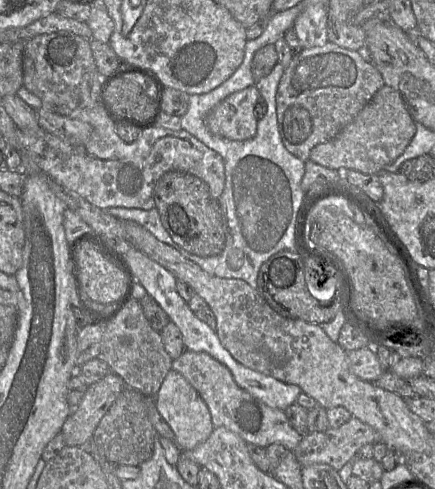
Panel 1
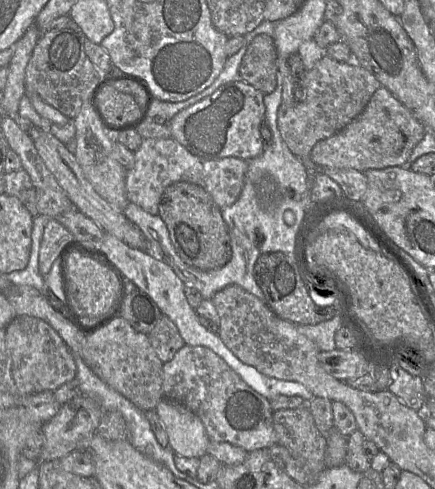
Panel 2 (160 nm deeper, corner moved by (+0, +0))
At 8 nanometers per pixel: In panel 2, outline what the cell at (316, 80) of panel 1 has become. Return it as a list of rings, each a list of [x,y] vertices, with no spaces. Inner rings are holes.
[[[322,57],[303,76],[305,99],[291,105],[281,103],[278,129],[290,151],[298,158],[308,158],[314,145],[344,129],[365,109],[374,92],[382,86],[379,80],[356,62],[339,62]]]

